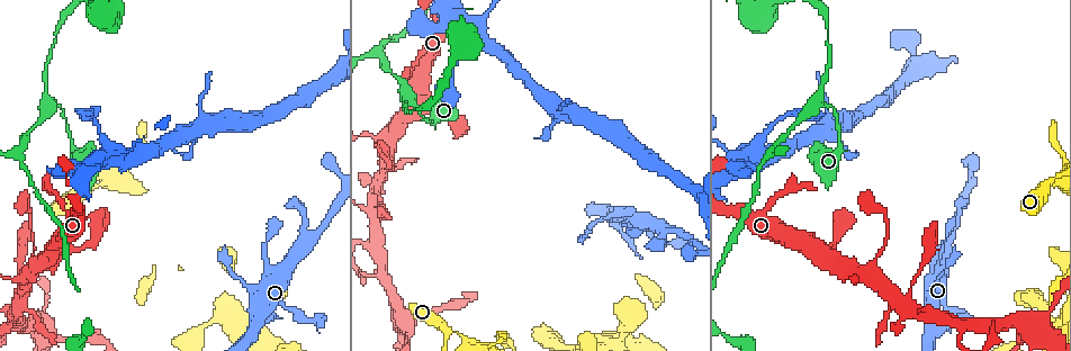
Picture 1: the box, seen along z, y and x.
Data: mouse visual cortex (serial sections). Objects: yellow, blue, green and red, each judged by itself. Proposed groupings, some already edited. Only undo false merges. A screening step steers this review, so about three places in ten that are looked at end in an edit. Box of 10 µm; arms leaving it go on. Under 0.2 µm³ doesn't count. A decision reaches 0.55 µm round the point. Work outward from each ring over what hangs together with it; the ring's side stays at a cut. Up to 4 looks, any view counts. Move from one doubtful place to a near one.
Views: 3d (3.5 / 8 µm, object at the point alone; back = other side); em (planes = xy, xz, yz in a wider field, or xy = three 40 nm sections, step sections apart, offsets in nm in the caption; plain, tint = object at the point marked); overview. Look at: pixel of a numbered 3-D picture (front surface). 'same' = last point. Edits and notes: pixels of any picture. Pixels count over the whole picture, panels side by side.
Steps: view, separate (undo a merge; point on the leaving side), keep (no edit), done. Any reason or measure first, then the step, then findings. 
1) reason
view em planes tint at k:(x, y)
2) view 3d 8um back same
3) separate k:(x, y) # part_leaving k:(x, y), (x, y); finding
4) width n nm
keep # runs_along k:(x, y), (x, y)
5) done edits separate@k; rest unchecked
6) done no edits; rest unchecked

arms part here
view 3d 3.5um at 1:(817, 104)

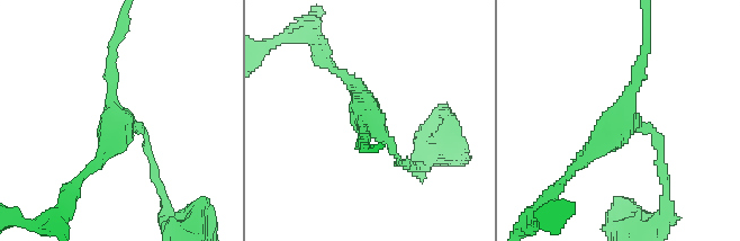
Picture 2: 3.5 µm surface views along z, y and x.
arms 3; arm_widths 100, 200, 200 nm
view em xy step 5 tint at 2:(120, 127)

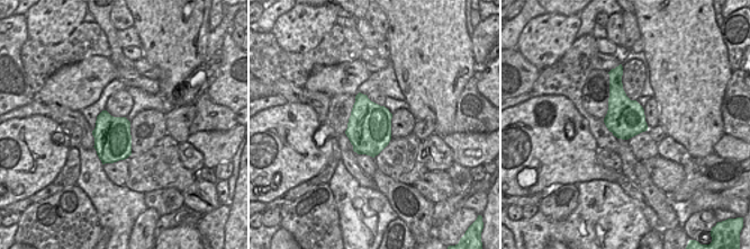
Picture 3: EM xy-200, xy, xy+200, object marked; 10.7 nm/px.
keep # runs_along 2:(660, 162), (652, 128), (623, 125), (643, 52); continuous, no second cell

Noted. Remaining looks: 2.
sharp bend
view 3d 3.5um at 1:(1033, 325)

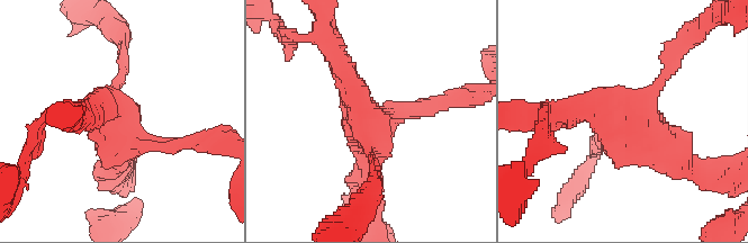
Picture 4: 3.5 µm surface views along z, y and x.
arms 4; arm_widths 150, 200, 300, 350 nm; shape alone is not enough
view em planes tint at 4:(118, 112)

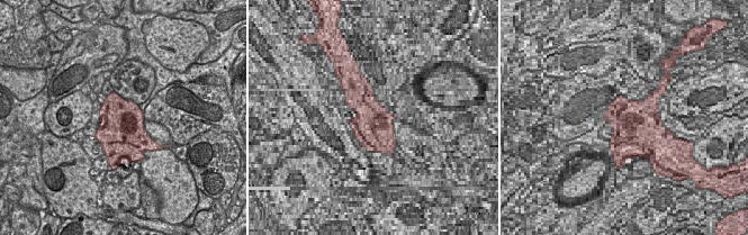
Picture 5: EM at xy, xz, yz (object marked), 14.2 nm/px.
keep # one cell here

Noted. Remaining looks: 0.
done no edits; rest unchecked

